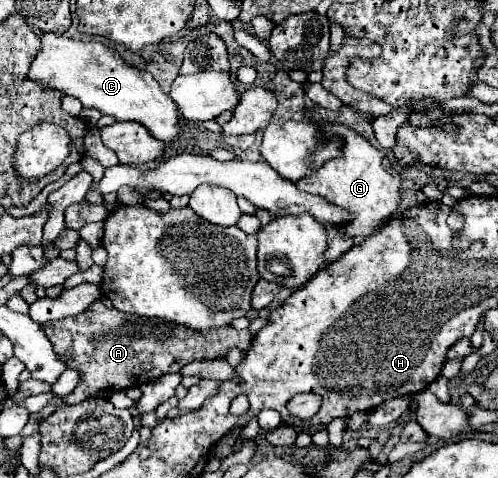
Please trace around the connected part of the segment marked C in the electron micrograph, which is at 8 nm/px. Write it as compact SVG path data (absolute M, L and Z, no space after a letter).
M43 34L41 44L43 48L27 74L29 80L75 96L83 106L97 108L101 114L109 114L115 120L139 122L153 138L167 144L179 138L181 126L177 104L159 88L149 72L127 66L115 48L103 46L101 42L77 42L57 34Z

